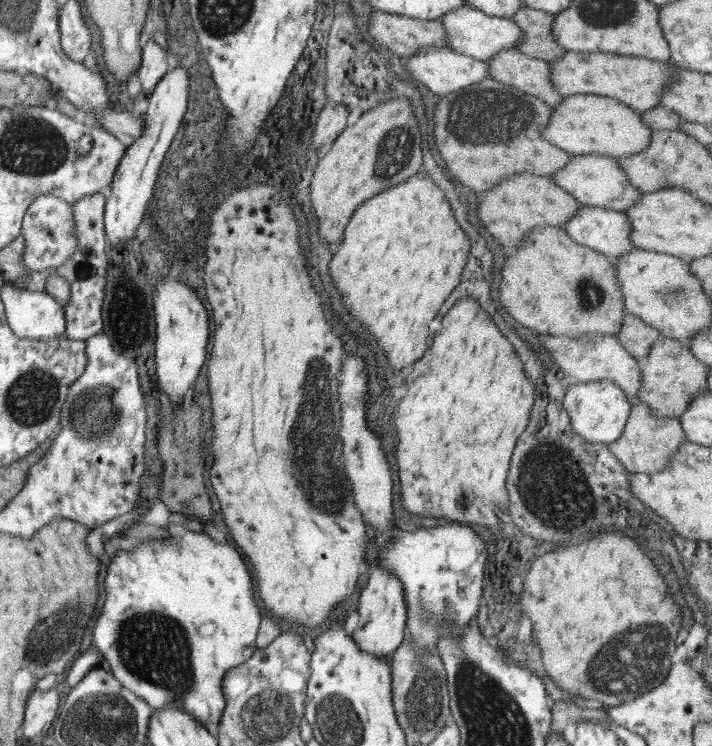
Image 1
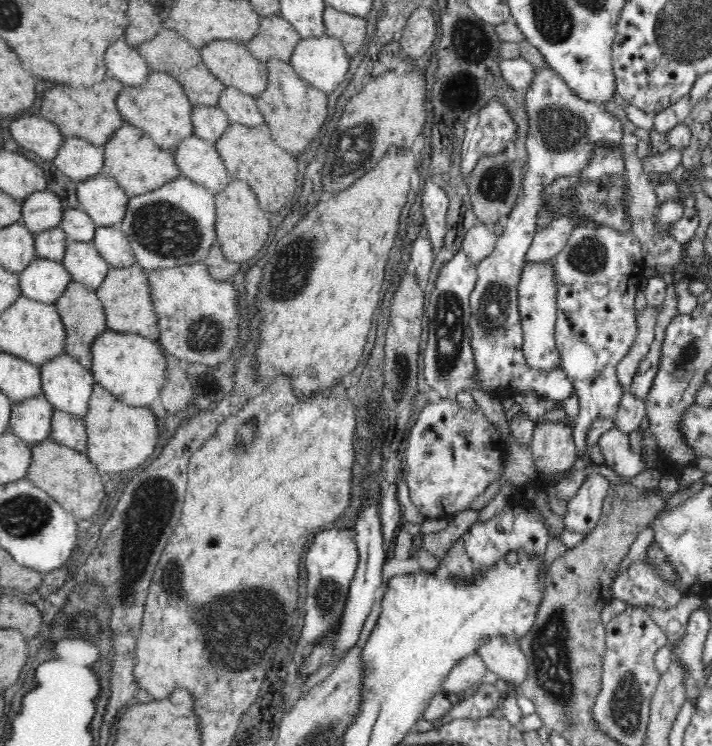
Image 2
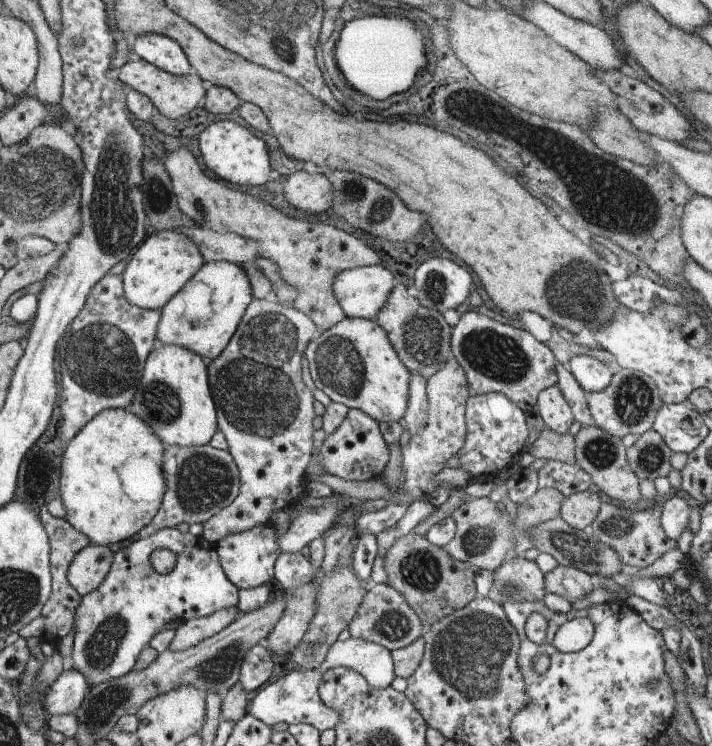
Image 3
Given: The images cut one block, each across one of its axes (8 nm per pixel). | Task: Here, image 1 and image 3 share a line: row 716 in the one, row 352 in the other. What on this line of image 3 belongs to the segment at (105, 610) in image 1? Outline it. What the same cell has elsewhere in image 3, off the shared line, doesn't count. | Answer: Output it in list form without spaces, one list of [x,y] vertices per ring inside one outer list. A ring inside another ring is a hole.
[[[208,261],[161,309],[158,343],[183,345],[213,361],[230,344],[253,299],[250,279],[242,265],[228,261]]]

